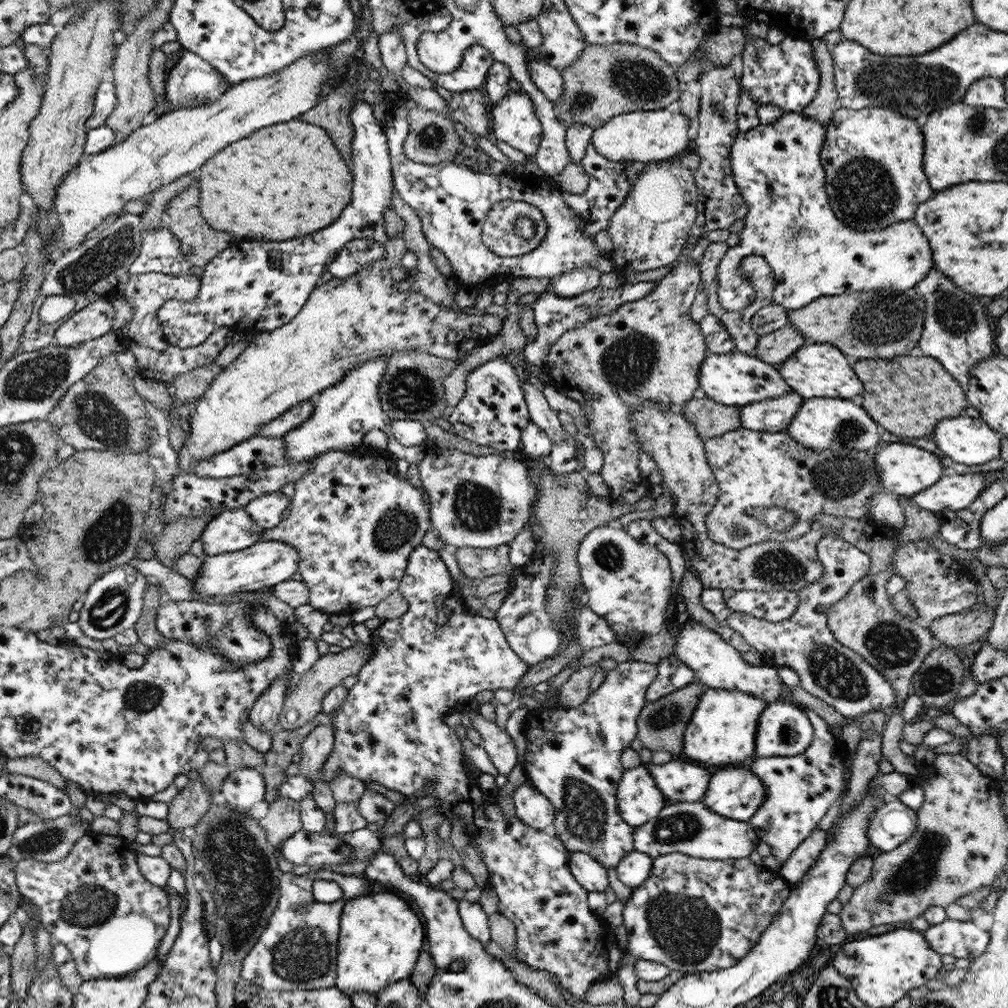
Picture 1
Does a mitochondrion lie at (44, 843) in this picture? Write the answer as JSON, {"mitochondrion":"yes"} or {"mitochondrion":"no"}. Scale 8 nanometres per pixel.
{"mitochondrion":"yes"}

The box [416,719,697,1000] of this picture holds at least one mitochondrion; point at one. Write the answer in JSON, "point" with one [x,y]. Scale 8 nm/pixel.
{"point":[585,811]}

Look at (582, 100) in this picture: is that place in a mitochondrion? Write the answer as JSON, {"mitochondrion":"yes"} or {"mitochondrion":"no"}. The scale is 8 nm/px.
{"mitochondrion":"yes"}

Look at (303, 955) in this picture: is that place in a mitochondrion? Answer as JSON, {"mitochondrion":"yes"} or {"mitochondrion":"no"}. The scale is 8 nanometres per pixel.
{"mitochondrion":"yes"}

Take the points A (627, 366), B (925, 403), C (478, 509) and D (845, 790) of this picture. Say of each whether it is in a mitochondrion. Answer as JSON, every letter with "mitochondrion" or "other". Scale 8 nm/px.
{"A":"mitochondrion","B":"other","C":"mitochondrion","D":"other"}

